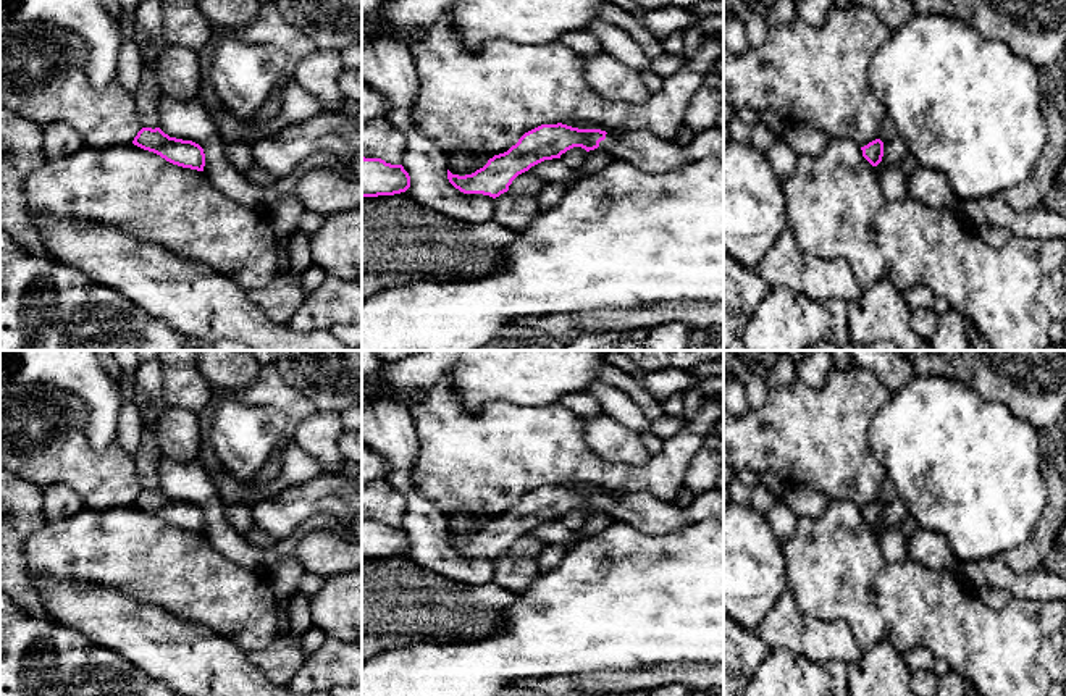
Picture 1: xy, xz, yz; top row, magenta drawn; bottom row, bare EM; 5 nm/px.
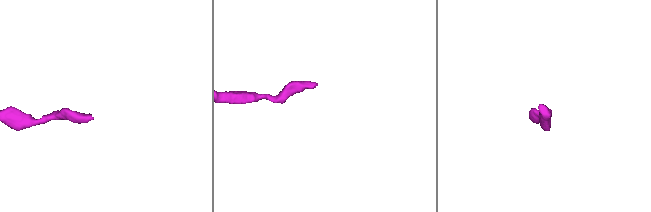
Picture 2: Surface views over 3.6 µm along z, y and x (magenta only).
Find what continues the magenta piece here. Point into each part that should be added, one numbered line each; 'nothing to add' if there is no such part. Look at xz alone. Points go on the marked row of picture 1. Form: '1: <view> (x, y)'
1: xz (648, 152)

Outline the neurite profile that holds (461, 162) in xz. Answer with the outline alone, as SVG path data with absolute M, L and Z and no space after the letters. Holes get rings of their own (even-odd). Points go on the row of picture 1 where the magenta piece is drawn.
M465 147L457 149L446 157L447 170L452 174L459 174L459 176L475 173L476 170L473 168L473 163L476 160L478 160L478 157Z

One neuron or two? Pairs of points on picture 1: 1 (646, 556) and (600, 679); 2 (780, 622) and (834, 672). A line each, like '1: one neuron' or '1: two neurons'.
1: two neurons
2: two neurons

